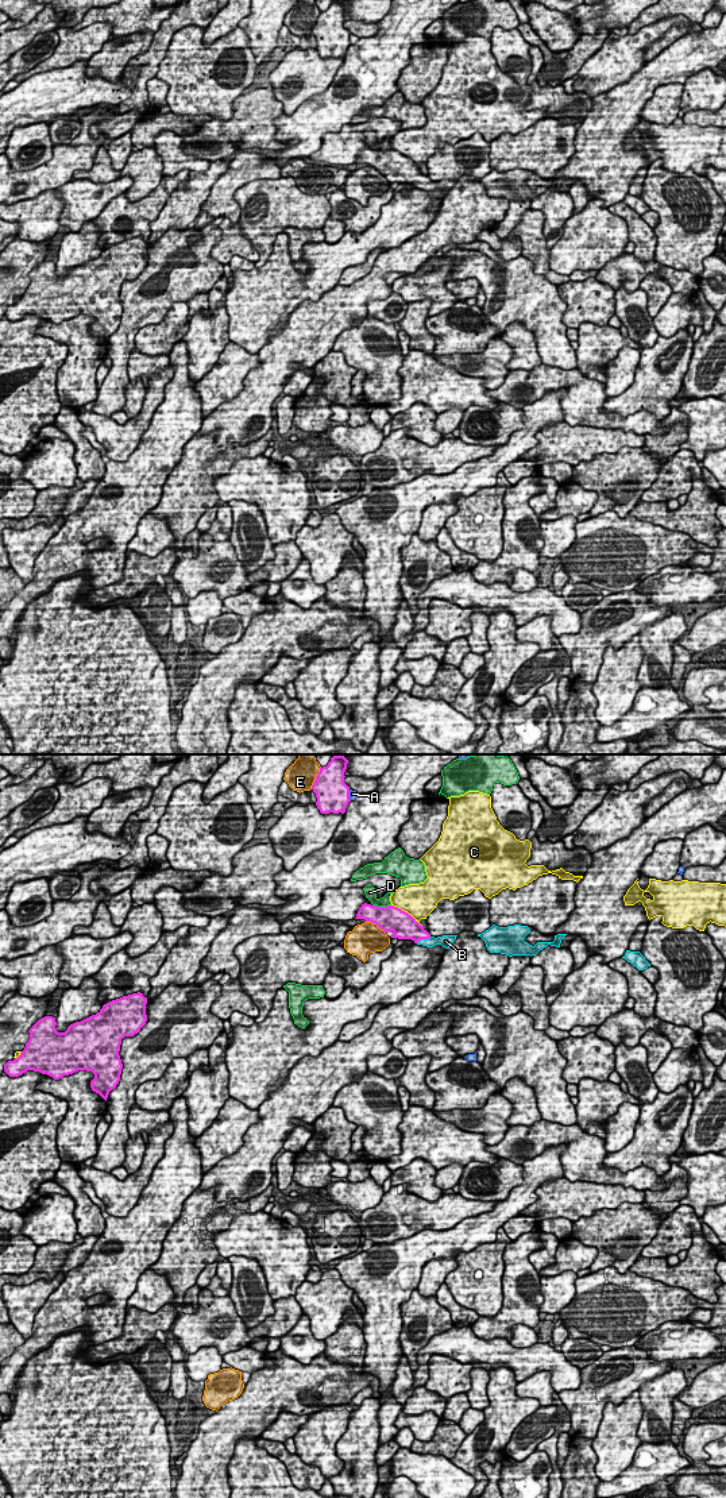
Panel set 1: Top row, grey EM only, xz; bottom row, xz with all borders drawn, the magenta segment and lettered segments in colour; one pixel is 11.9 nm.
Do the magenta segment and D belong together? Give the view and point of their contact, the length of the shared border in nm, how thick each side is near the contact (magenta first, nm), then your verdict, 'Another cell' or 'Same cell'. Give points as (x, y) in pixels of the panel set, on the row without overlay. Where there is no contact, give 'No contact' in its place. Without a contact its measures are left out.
Touches magenta at xz (382, 151). Shared border 220 nm. Thickness 300 nm (magenta) against 140 nm. Another cell

